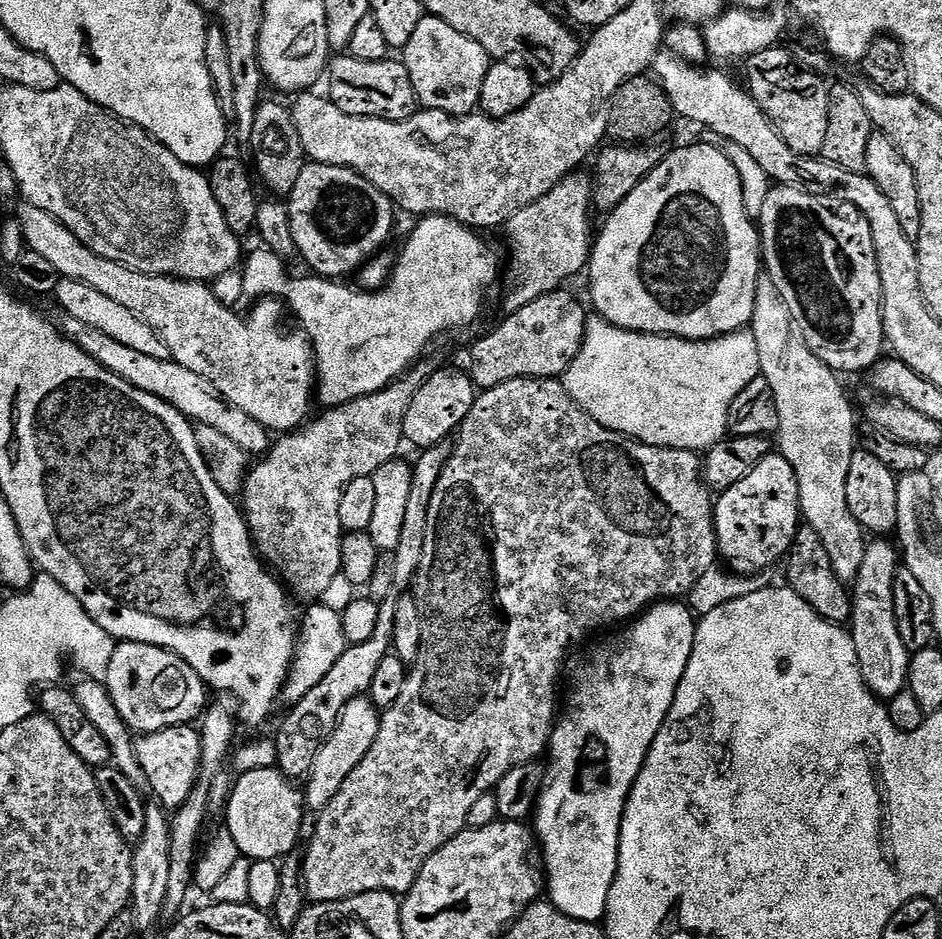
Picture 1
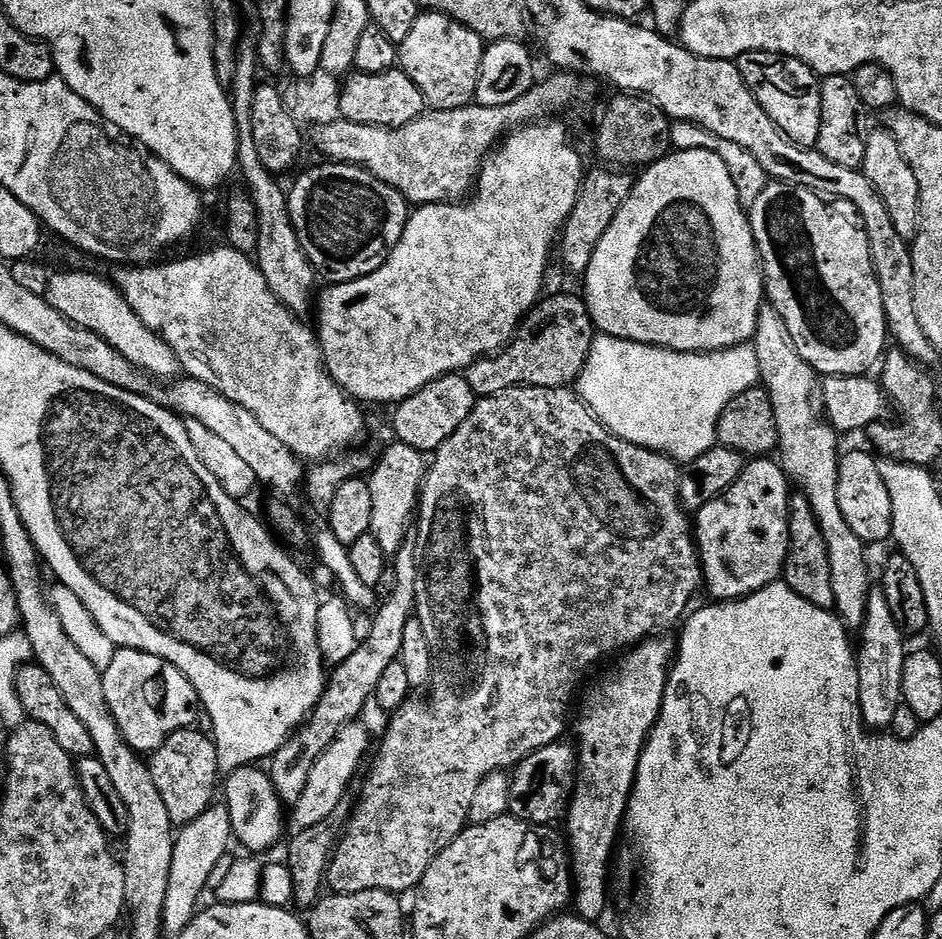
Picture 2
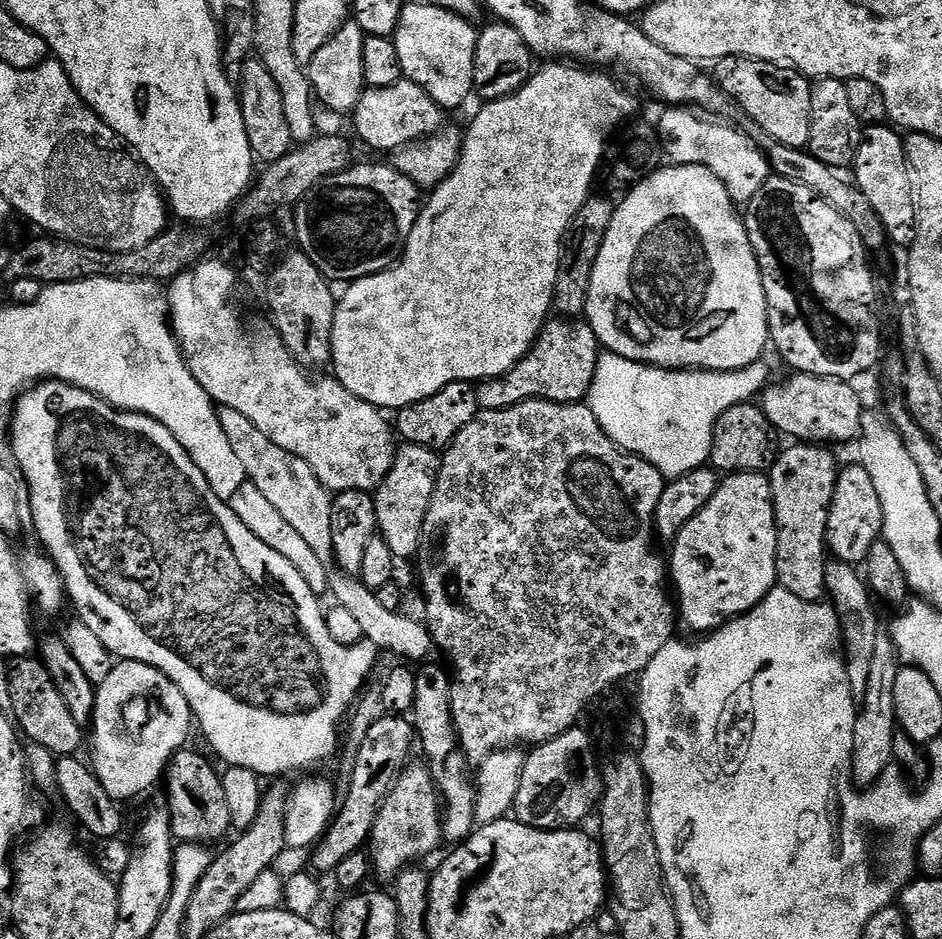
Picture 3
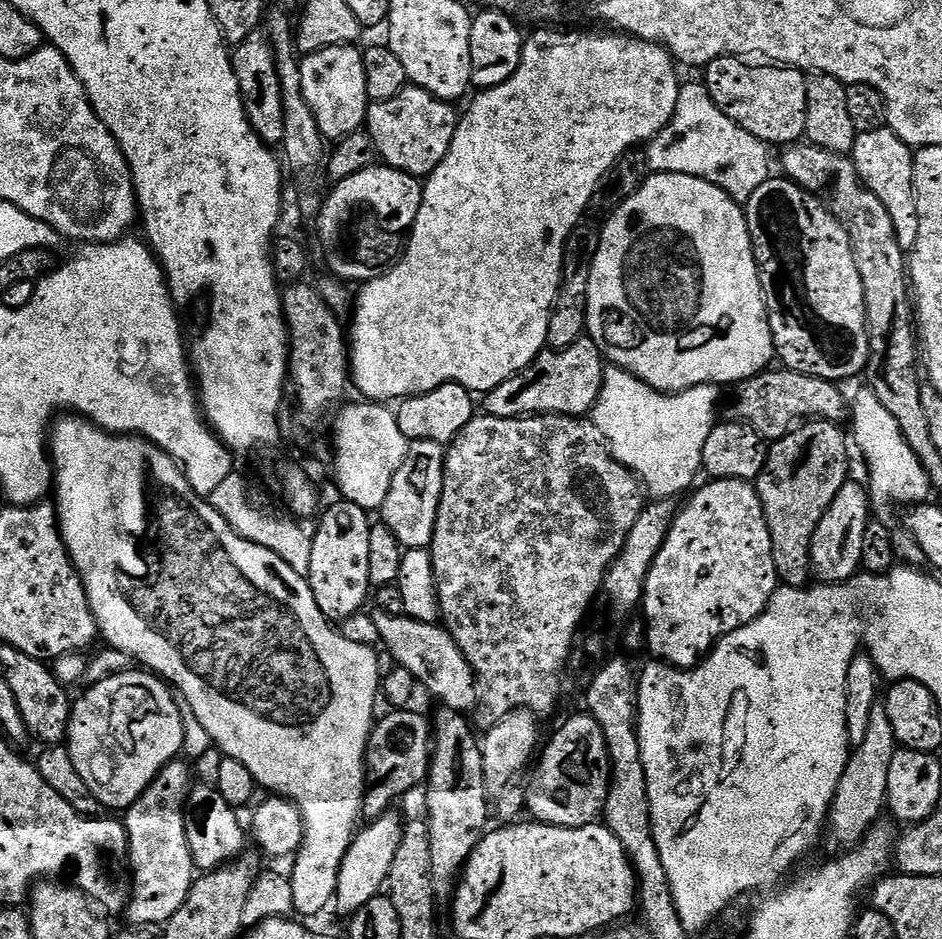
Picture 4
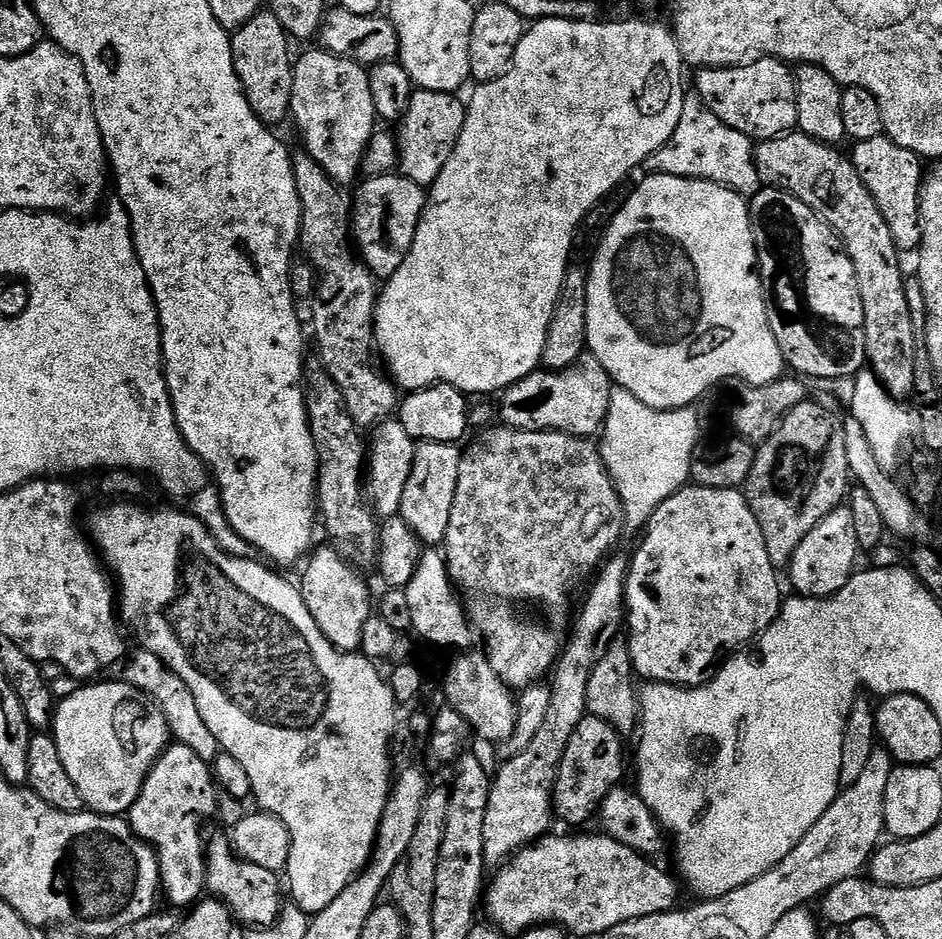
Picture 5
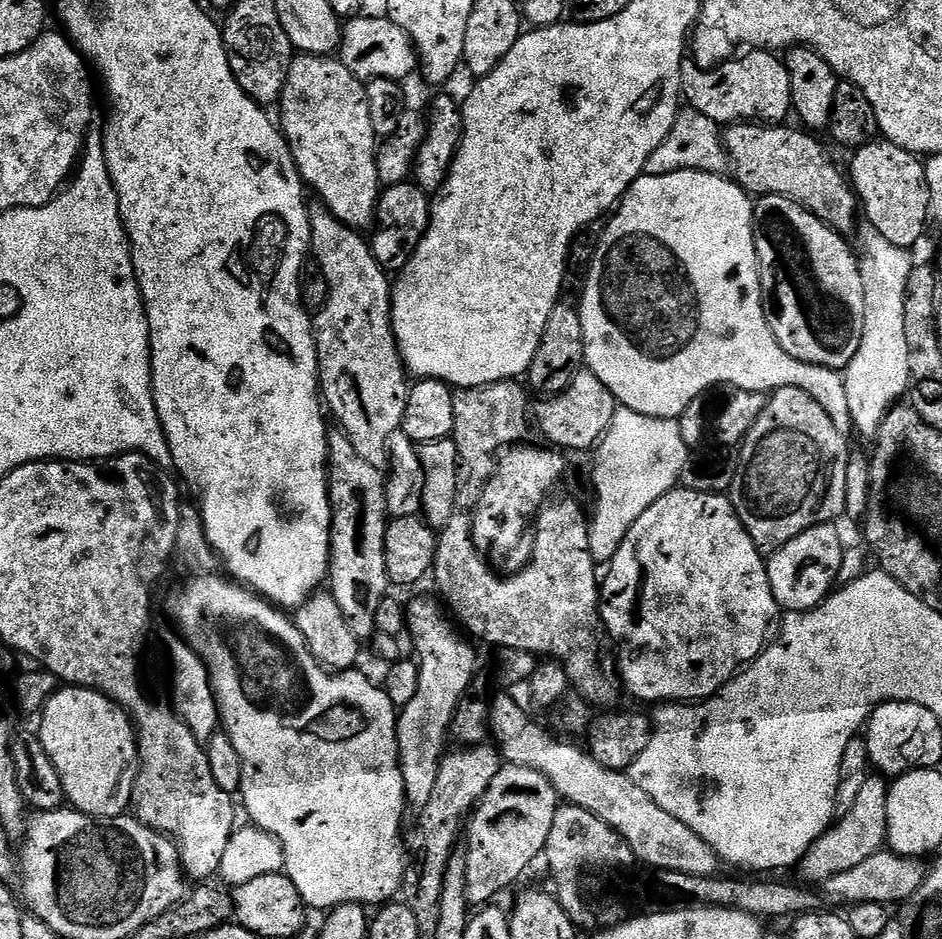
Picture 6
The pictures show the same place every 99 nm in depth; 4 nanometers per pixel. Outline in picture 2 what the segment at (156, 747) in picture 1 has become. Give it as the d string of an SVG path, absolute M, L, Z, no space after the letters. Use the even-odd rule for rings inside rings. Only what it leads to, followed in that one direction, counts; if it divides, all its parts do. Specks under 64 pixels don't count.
M191 727L170 734L170 738L166 738L166 742L162 742L160 749L151 753L147 761L154 786L158 786L158 794L162 794L166 810L170 810L170 818L176 826L190 824L205 814L217 799L218 785L222 780L222 762L216 753L213 737L207 731L196 731Z

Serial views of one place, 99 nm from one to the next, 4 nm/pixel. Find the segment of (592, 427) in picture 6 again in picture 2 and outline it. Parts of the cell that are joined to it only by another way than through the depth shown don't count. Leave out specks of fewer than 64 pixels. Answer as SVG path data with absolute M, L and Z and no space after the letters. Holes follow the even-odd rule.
M545 295L540 303L528 313L507 348L474 361L463 375L466 382L470 382L470 390L474 390L474 394L478 398L502 394L511 388L567 388L579 381L580 371L584 369L590 358L592 341L596 339L597 335L592 316L588 313L588 306L579 295Z

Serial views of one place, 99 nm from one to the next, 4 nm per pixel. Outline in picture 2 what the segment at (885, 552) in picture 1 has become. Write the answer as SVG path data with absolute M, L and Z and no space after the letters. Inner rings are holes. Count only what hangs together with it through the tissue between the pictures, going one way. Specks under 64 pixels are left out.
M879 586L868 593L866 602L866 618L864 627L859 631L858 655L858 698L860 713L865 725L872 730L891 729L894 714L902 707L902 666L906 655L906 637L898 630L898 622L894 622L894 614L890 614L890 605L886 603L886 594Z

